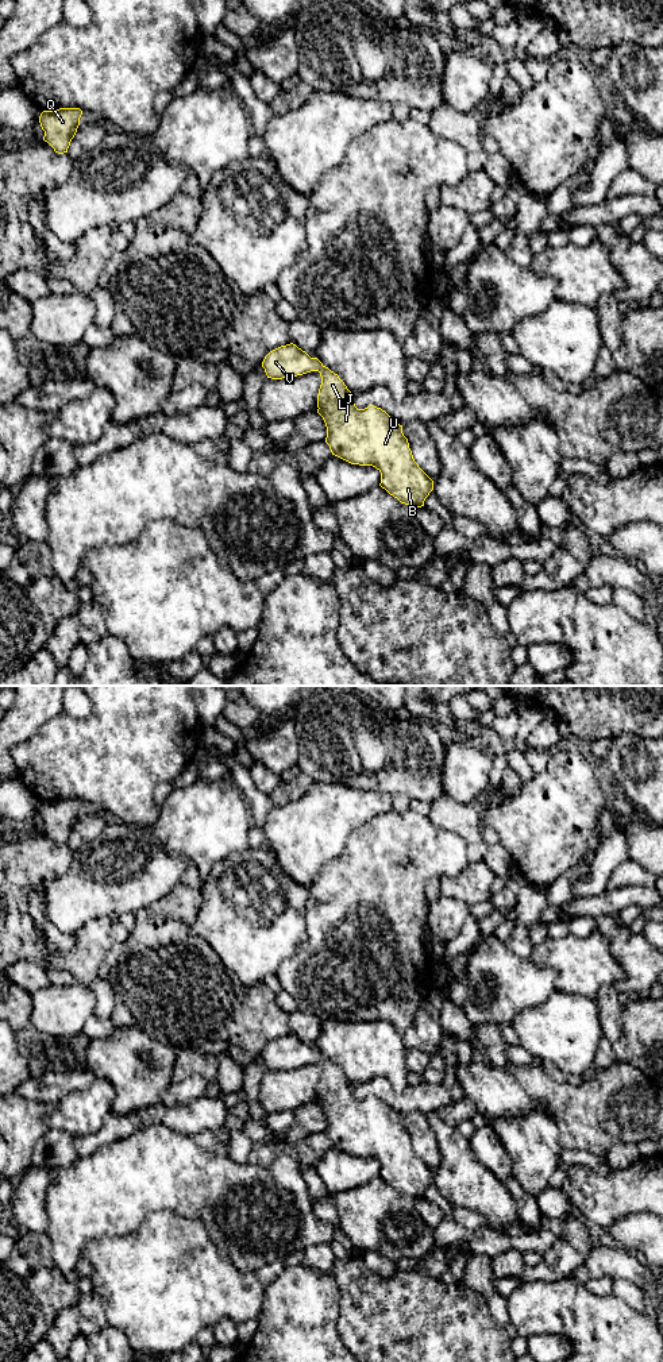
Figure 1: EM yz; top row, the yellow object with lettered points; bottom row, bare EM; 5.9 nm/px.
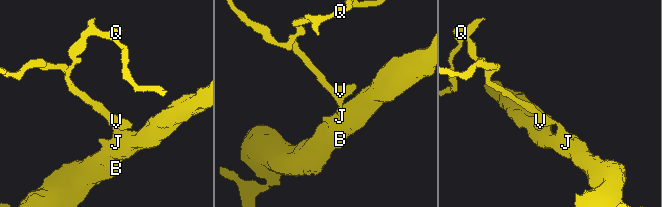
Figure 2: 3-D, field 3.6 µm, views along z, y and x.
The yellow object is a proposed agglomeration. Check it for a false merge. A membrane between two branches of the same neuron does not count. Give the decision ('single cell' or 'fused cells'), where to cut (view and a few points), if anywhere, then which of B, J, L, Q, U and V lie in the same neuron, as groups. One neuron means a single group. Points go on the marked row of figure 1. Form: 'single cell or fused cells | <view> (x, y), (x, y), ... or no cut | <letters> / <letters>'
single cell | no cut | B J L Q U V

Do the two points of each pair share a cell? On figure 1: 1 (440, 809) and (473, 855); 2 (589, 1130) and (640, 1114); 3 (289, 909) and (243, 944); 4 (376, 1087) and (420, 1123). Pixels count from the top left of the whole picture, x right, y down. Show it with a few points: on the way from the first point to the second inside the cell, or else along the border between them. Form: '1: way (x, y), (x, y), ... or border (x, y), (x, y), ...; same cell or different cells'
1: way (453, 820), (473, 842); same cell
2: way (601, 1118), (605, 1114), (628, 1114); same cell
3: way (278, 919), (254, 944); same cell
4: border (426, 1114), (405, 1112), (401, 1115); different cells

